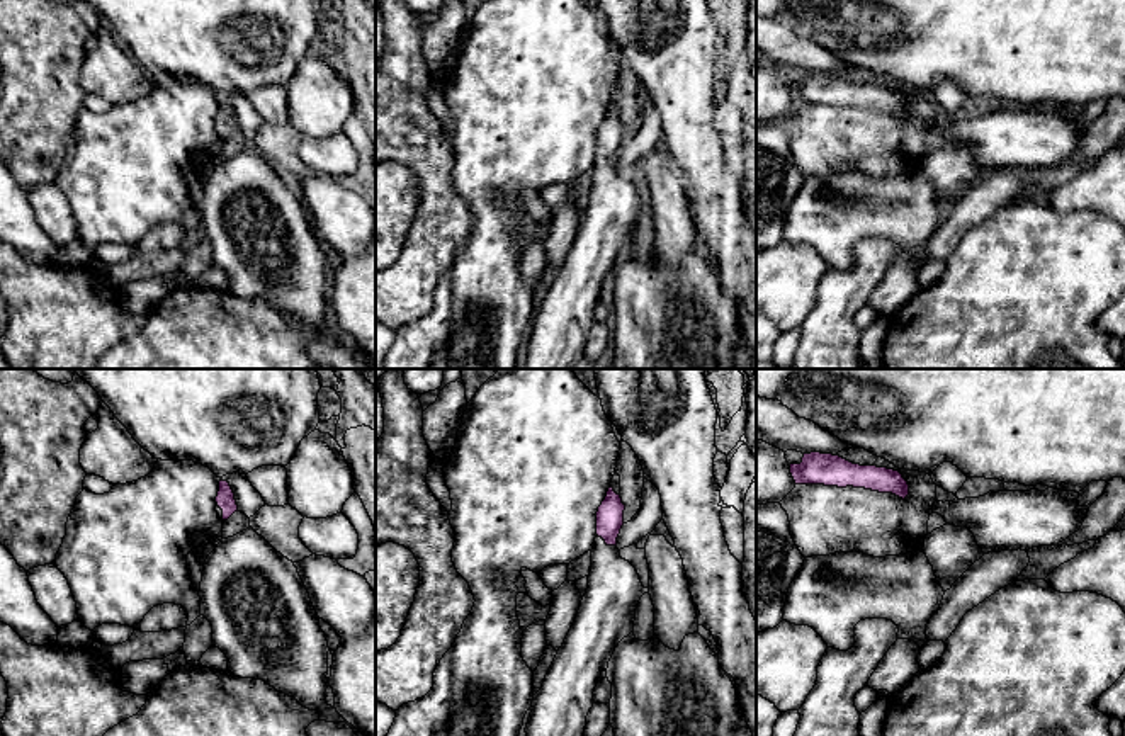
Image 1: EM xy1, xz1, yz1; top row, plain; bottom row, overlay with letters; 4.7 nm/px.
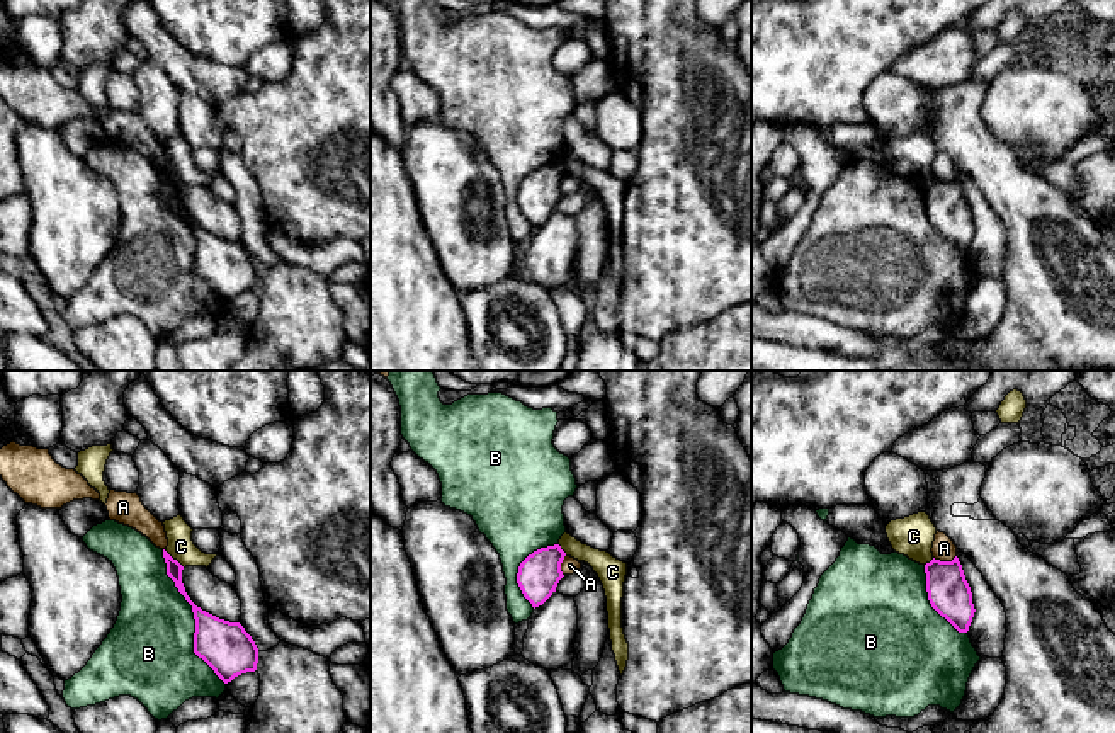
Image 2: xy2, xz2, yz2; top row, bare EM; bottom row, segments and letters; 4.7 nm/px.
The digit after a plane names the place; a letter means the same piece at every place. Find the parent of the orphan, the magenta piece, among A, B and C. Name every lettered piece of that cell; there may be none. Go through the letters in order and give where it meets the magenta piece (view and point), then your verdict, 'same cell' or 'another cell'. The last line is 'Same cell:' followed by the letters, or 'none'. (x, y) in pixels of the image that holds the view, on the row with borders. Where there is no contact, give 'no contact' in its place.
A: meets magenta in yz2 at (944, 562); another cell
B: meets magenta in xy2 at (194, 618); another cell
C: meets magenta in xy2 at (172, 558); another cell
Same cell: none

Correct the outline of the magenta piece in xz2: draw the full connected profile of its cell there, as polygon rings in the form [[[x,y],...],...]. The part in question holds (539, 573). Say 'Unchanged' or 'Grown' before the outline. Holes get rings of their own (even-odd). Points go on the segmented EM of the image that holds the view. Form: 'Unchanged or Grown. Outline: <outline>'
Unchanged. Outline: [[[559,544],[541,548],[529,554],[518,566],[517,583],[532,607],[542,605],[564,577],[561,563],[566,553]]]

